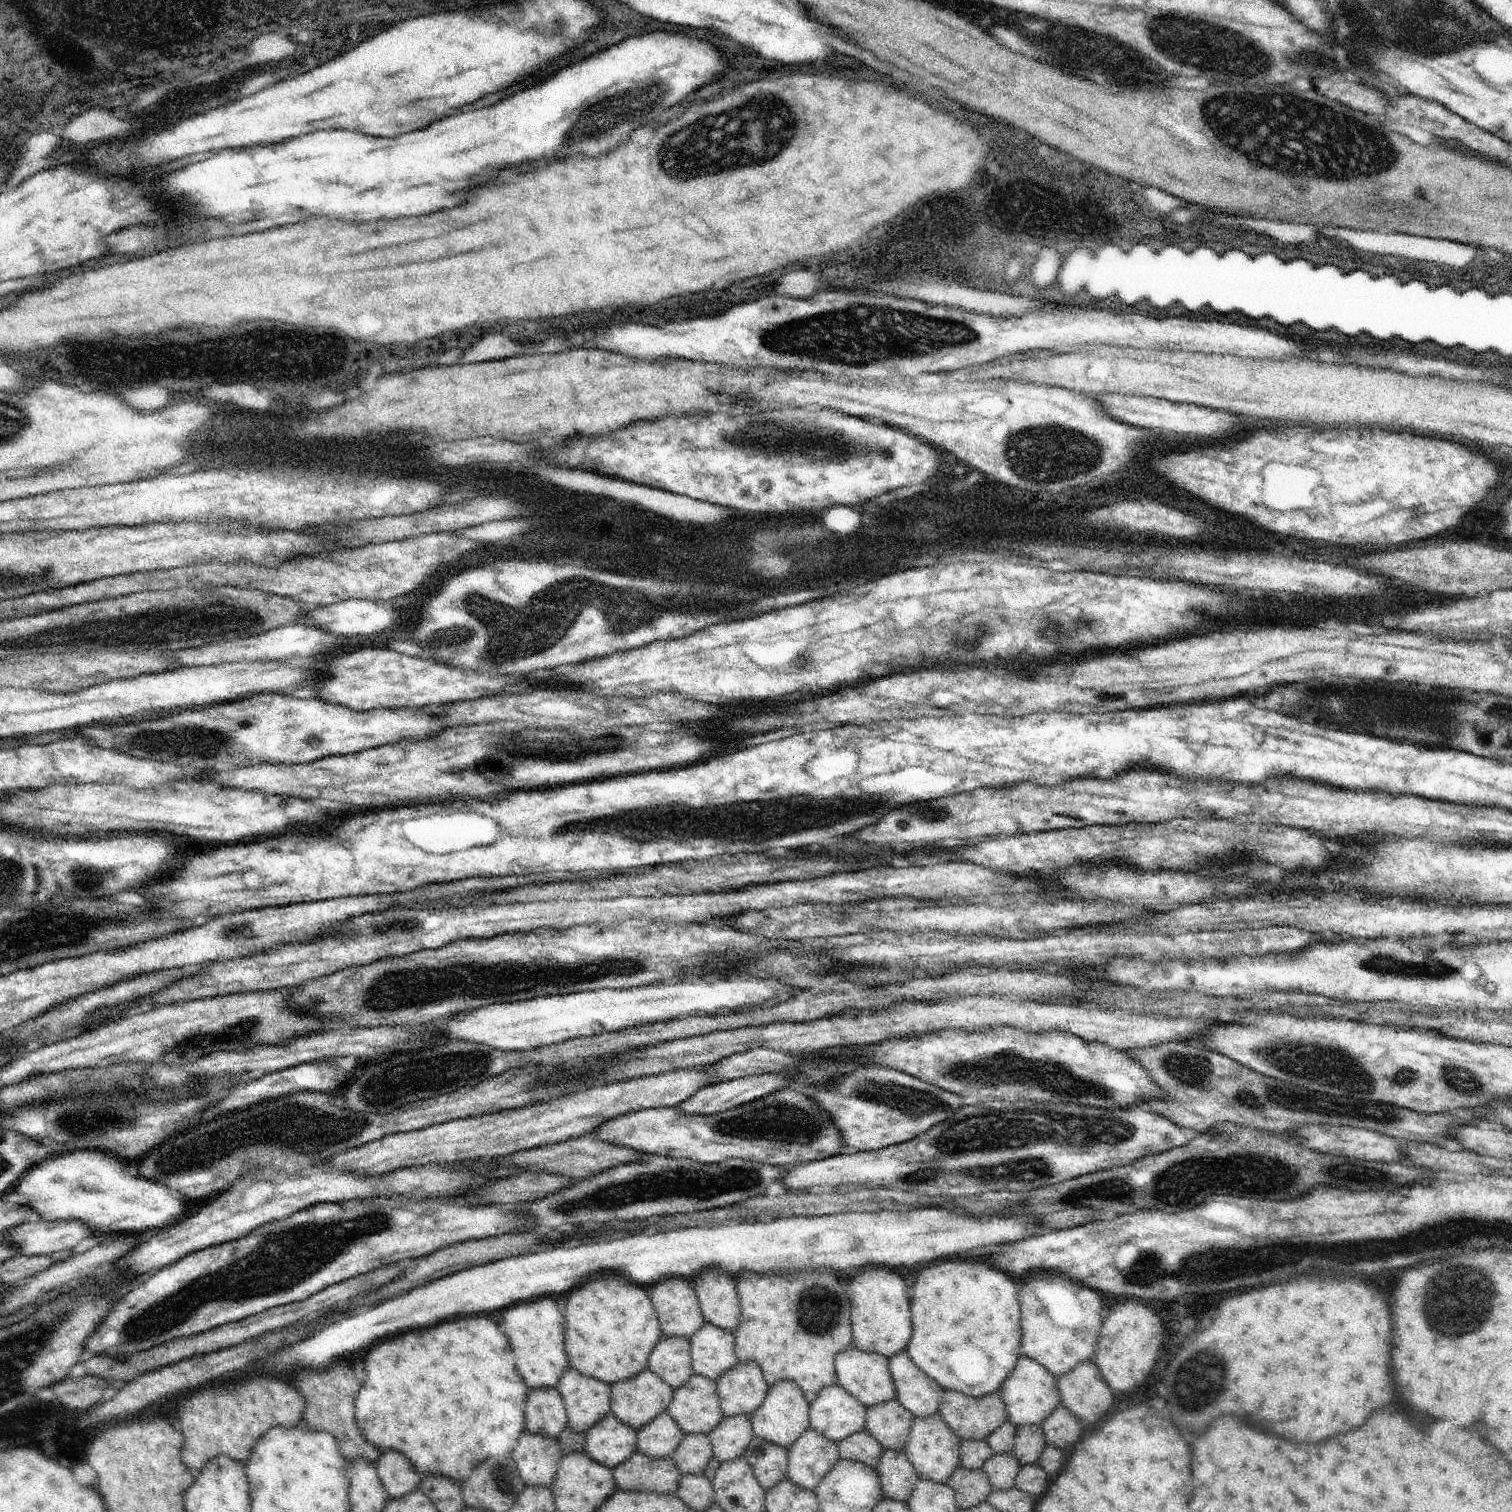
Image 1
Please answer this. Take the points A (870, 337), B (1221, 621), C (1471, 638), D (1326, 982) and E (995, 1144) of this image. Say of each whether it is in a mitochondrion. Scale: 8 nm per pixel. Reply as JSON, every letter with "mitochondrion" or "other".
{"A":"mitochondrion","B":"other","C":"other","D":"other","E":"mitochondrion"}

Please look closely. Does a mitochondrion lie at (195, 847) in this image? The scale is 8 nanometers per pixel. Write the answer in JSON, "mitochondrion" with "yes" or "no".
{"mitochondrion":"no"}

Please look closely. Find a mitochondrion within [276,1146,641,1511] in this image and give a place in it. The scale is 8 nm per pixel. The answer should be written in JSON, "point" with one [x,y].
{"point":[500,1479]}

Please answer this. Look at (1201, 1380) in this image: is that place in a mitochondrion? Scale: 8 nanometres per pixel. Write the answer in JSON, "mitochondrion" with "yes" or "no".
{"mitochondrion":"yes"}

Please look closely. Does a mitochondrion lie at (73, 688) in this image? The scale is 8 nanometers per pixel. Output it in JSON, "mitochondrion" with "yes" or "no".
{"mitochondrion":"no"}

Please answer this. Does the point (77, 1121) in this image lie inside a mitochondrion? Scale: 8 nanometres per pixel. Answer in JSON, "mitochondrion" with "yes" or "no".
{"mitochondrion":"yes"}

